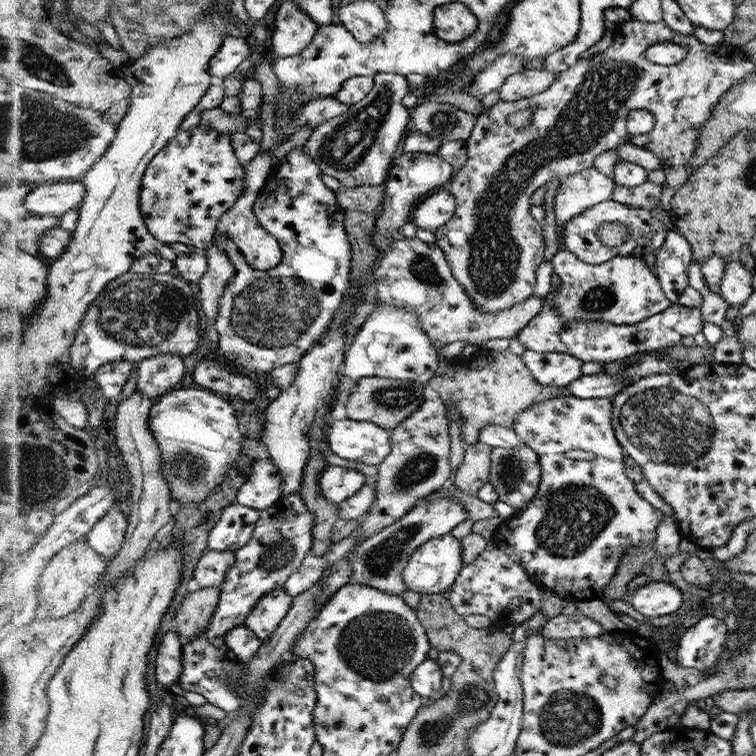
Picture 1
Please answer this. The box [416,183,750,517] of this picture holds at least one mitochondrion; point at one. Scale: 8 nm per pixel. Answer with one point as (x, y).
(669, 426)

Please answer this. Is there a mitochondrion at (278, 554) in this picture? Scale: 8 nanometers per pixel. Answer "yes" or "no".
yes

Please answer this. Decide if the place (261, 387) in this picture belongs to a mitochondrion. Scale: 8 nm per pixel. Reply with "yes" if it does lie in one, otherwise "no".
no

